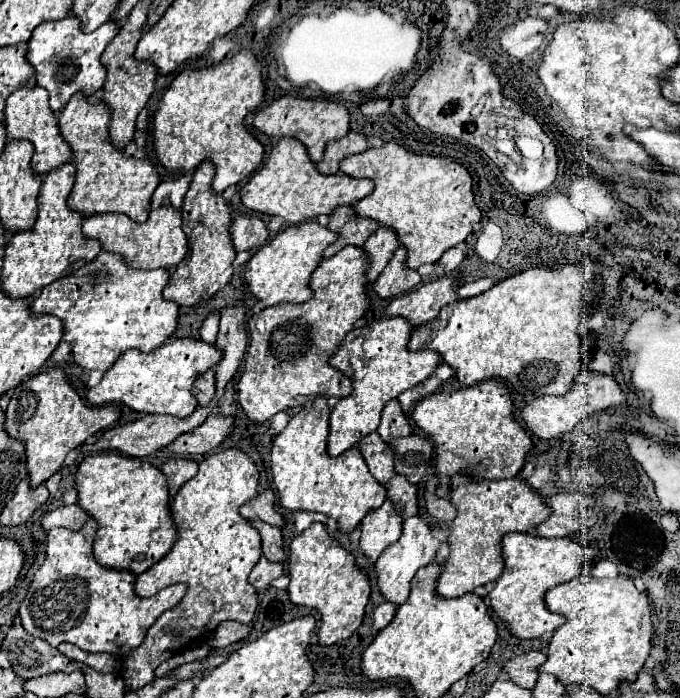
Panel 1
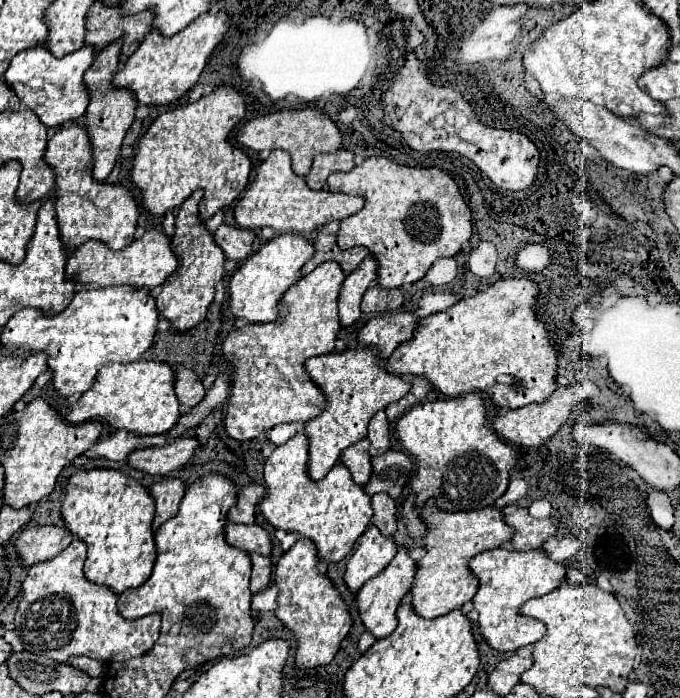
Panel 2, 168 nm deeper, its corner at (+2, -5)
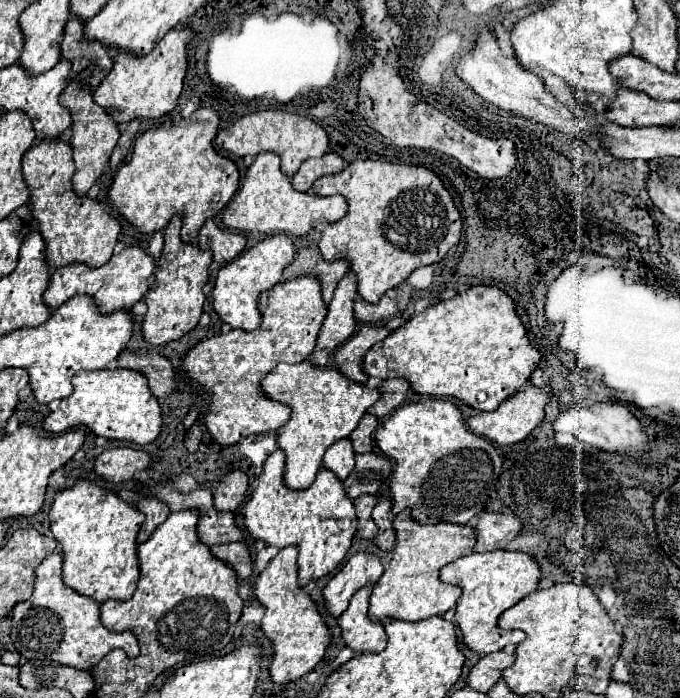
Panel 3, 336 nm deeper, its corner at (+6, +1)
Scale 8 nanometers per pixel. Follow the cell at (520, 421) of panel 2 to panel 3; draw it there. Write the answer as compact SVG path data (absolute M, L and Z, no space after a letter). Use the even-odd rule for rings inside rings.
M532 384L522 386L522 390L518 390L518 394L512 394L510 398L506 398L506 402L502 402L494 412L478 412L468 420L468 428L478 434L488 438L494 444L500 446L508 446L508 444L516 444L522 442L544 418L544 406L550 402L550 388L538 388Z

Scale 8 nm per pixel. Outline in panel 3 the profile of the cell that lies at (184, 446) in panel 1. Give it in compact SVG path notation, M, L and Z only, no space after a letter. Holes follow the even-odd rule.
M108 448L94 460L94 474L106 482L132 480L136 470L146 470L154 458L132 448Z

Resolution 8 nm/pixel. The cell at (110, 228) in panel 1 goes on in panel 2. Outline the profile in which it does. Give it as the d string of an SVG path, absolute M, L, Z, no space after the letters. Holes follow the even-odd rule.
M160 228L148 230L142 238L134 240L130 246L122 250L112 250L106 246L106 242L94 240L94 242L84 242L78 246L74 252L70 252L68 264L66 264L66 276L68 278L78 278L80 284L86 288L106 288L114 284L132 284L132 286L146 286L146 288L156 288L160 286L168 276L174 274L178 268L178 258L174 256L170 248L172 240L170 236L164 234Z

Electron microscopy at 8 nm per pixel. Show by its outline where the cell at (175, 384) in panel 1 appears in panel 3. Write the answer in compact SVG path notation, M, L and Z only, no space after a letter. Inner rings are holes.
M94 370L94 372L78 372L72 378L74 392L60 402L60 408L50 412L42 428L48 434L62 434L70 428L86 428L94 436L102 436L108 440L126 440L136 442L140 446L150 444L160 434L162 420L158 400L152 396L148 382L142 374L134 370Z

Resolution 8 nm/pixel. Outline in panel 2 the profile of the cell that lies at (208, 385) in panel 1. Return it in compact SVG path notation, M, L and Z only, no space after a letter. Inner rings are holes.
M178 366L176 368L176 394L178 394L180 404L192 408L204 398L206 388L202 386L198 376L190 368Z

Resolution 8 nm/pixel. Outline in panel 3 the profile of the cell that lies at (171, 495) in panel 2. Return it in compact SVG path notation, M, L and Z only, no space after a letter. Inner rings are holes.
M142 498L142 500L136 504L136 508L138 508L140 512L144 512L144 516L146 516L146 522L144 522L144 526L140 528L140 532L138 532L138 536L136 536L136 542L142 544L142 542L146 542L146 540L150 538L150 534L168 518L170 508L166 508L166 504L164 504L164 502L158 502L156 498Z

